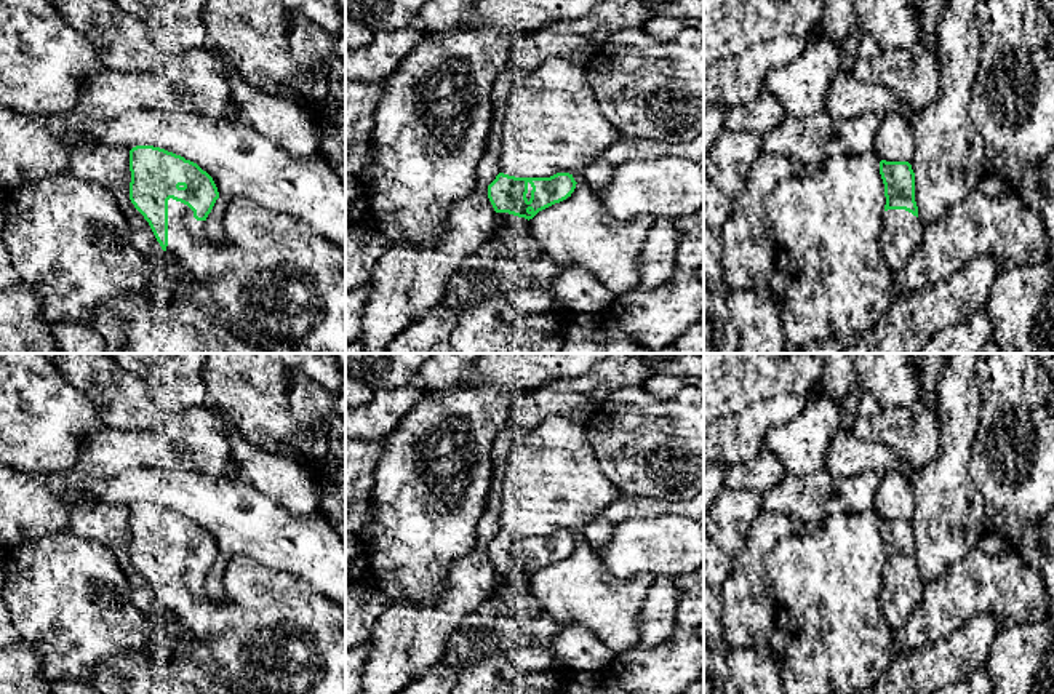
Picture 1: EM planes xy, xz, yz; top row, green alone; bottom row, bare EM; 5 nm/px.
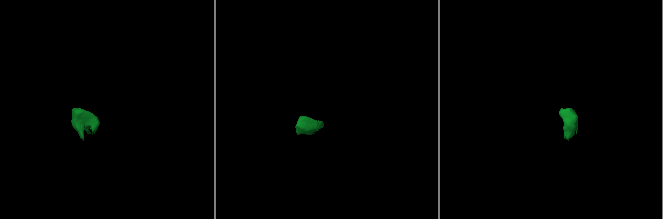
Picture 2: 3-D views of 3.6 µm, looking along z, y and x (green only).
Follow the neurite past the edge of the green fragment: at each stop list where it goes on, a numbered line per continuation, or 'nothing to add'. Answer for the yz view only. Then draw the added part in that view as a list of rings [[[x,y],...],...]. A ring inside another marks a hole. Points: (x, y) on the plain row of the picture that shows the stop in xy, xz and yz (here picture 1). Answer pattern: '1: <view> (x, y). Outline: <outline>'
1: yz (901, 592). Outline: [[[905,568],[884,569],[881,611],[892,633],[904,627],[908,612],[920,603],[921,596],[920,576]]]

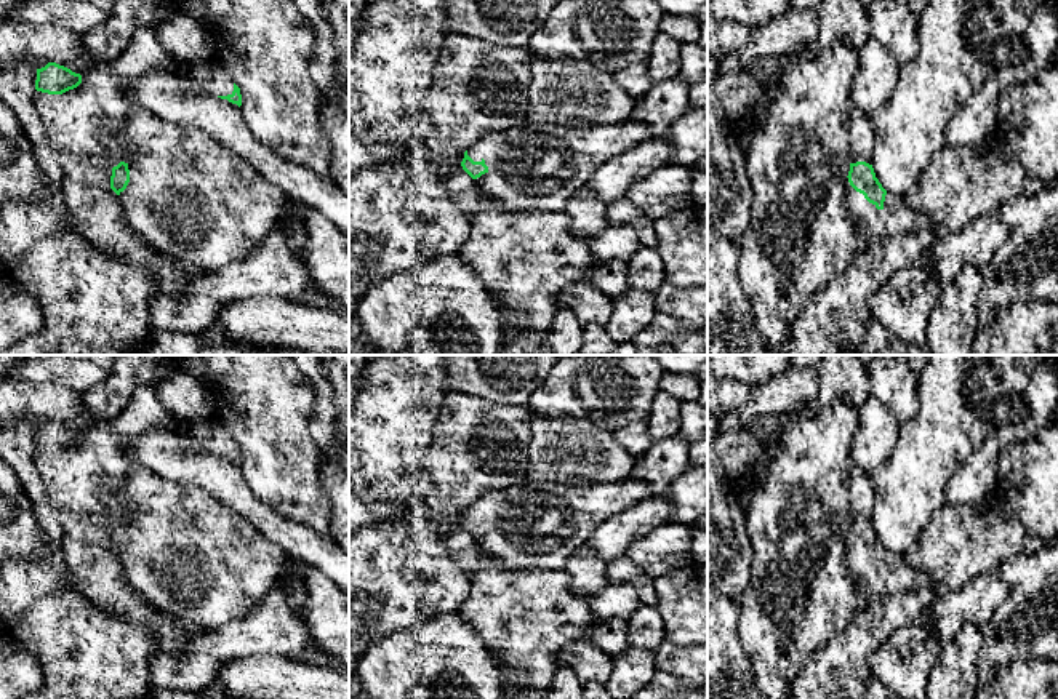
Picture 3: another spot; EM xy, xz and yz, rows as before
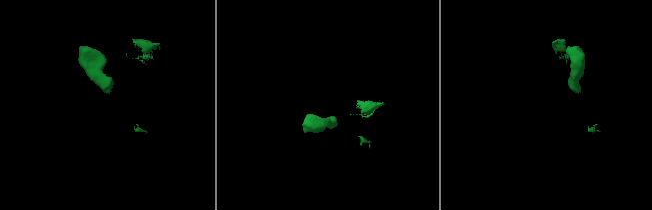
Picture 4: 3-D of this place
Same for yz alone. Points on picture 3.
1: yz (897, 578). Outline: [[[848,536],[844,537],[844,545],[848,577],[863,598],[885,598],[940,587],[928,573],[911,566],[901,553],[887,549],[884,566],[877,568],[850,544]]]

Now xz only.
1: xz (530, 525). Outline: [[[634,477],[589,488],[523,480],[487,493],[467,513],[488,525],[474,541],[503,569],[563,569],[602,521],[650,496],[648,483]]]

